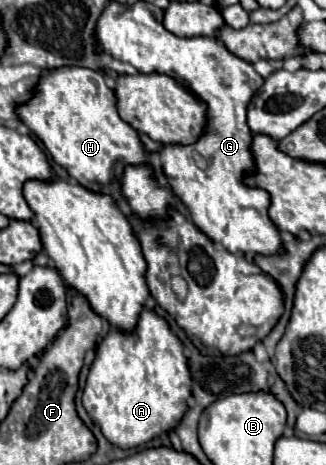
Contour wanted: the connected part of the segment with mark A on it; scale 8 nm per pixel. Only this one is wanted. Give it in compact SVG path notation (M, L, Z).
M143 309L131 335L109 329L99 341L83 391L83 407L109 443L121 449L133 449L161 433L173 431L187 411L189 395L191 373L181 341L159 315Z

